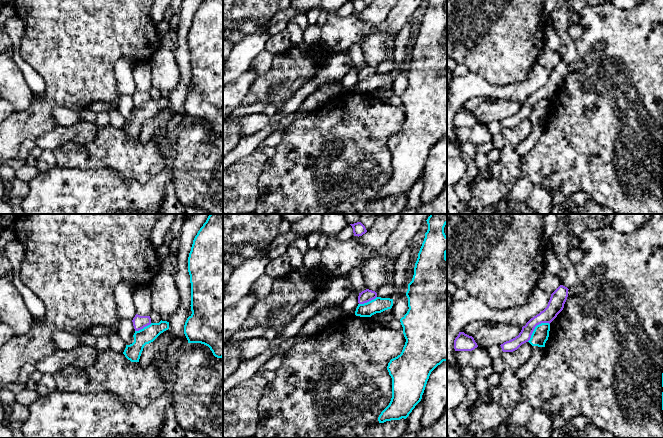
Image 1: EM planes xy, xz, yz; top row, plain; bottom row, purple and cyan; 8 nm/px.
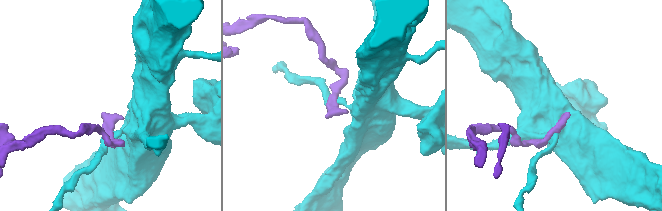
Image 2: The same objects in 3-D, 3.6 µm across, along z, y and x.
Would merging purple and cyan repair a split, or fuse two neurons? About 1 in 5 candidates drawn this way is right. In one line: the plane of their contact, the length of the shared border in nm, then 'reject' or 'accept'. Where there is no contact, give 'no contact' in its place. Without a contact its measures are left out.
yz | 240 nm | reject

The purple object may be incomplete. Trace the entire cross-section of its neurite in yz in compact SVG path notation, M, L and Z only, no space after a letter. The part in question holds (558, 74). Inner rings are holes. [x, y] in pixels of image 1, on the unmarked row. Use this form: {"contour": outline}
{"contour": "M560 61L550 73L547 83L539 90L531 94L525 102L522 103L521 108L515 114L501 120L503 128L513 128L517 126L522 120L528 118L535 103L541 99L551 99L557 91L563 86L564 80L568 73L568 64Z"}

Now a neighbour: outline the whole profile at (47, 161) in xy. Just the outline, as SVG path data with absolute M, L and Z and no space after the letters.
M43 150L39 158L36 159L36 167L39 172L48 172L56 167L56 158L53 150Z

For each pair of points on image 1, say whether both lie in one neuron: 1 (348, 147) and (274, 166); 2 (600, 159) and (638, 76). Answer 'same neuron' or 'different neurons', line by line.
1: same neuron
2: same neuron

